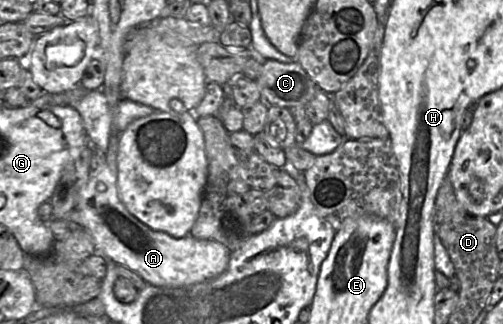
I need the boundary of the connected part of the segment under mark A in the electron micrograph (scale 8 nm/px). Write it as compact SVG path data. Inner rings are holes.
M115 128L109 138L106 162L92 171L81 188L75 209L84 230L91 236L97 251L104 258L137 272L147 284L164 288L183 288L222 274L228 266L230 250L214 240L202 240L190 234L175 238L149 228L133 216L122 203L117 188L117 156L119 131Z

